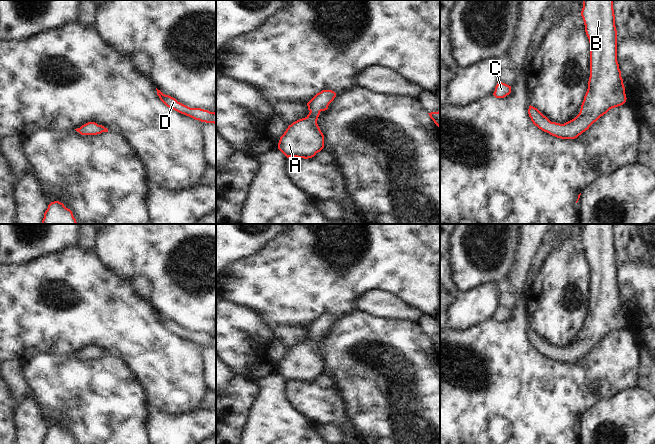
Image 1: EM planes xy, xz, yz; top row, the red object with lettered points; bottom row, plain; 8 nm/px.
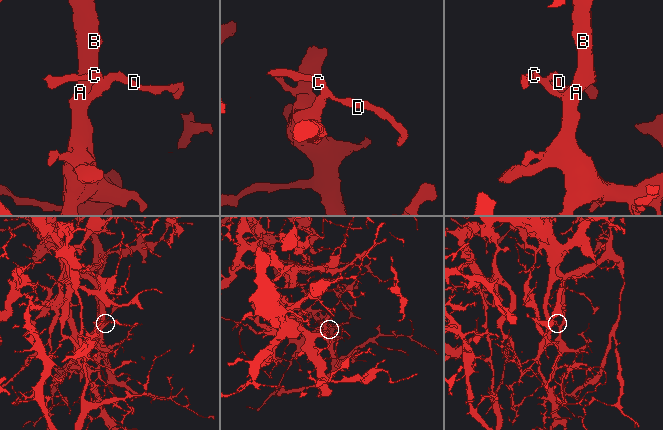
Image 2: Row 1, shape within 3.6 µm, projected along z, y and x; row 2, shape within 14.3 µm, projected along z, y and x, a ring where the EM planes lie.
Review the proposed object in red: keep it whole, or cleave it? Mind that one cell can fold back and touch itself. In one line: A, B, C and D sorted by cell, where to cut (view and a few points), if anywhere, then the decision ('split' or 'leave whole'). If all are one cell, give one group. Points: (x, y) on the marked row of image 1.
A B C D | no cut | leave whole

